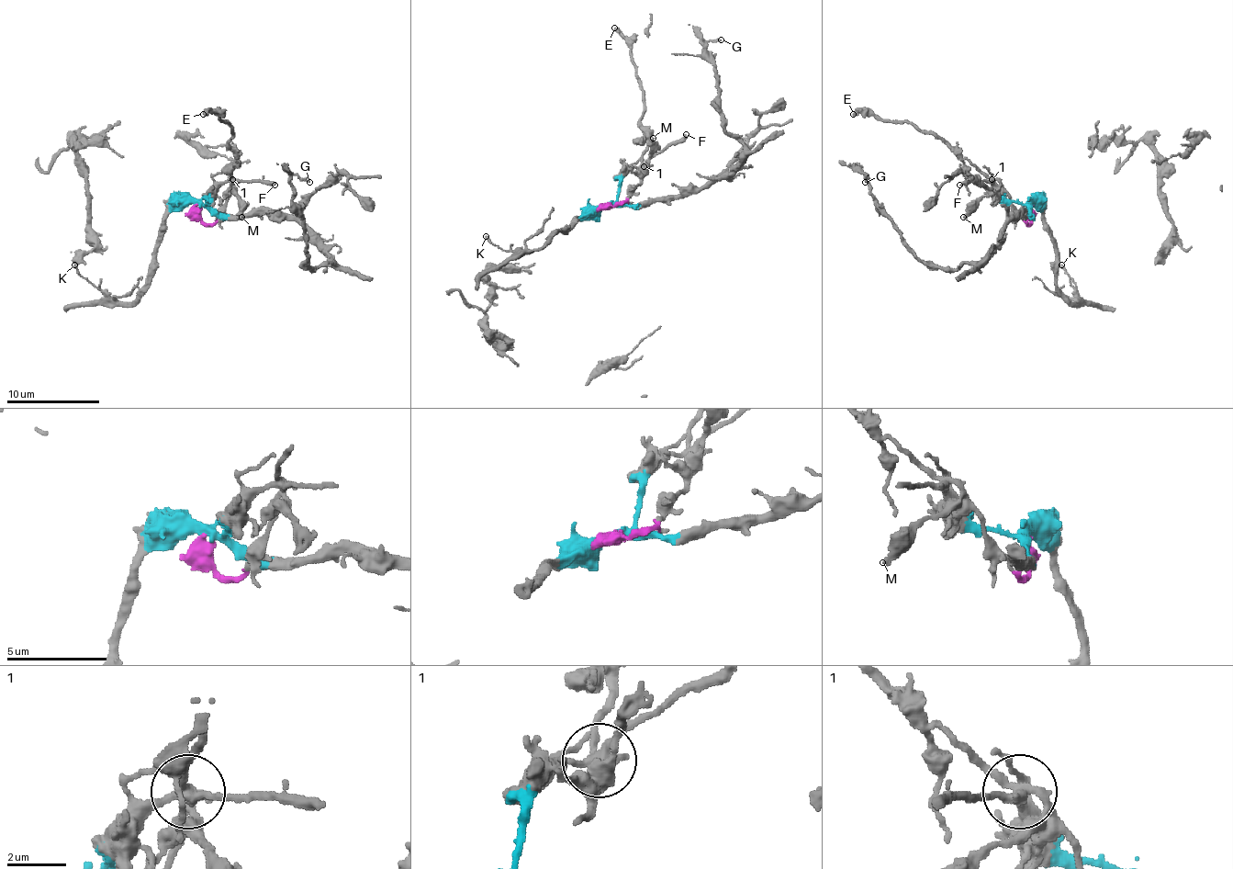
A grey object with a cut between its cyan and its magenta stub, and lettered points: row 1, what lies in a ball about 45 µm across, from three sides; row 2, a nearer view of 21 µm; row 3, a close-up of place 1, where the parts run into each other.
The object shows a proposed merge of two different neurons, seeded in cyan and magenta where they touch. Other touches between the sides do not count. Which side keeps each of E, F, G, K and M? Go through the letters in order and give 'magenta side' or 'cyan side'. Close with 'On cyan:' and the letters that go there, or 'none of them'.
E: magenta side
F: cyan side
G: cyan side
K: cyan side
M: magenta side
On cyan: F, G, K

